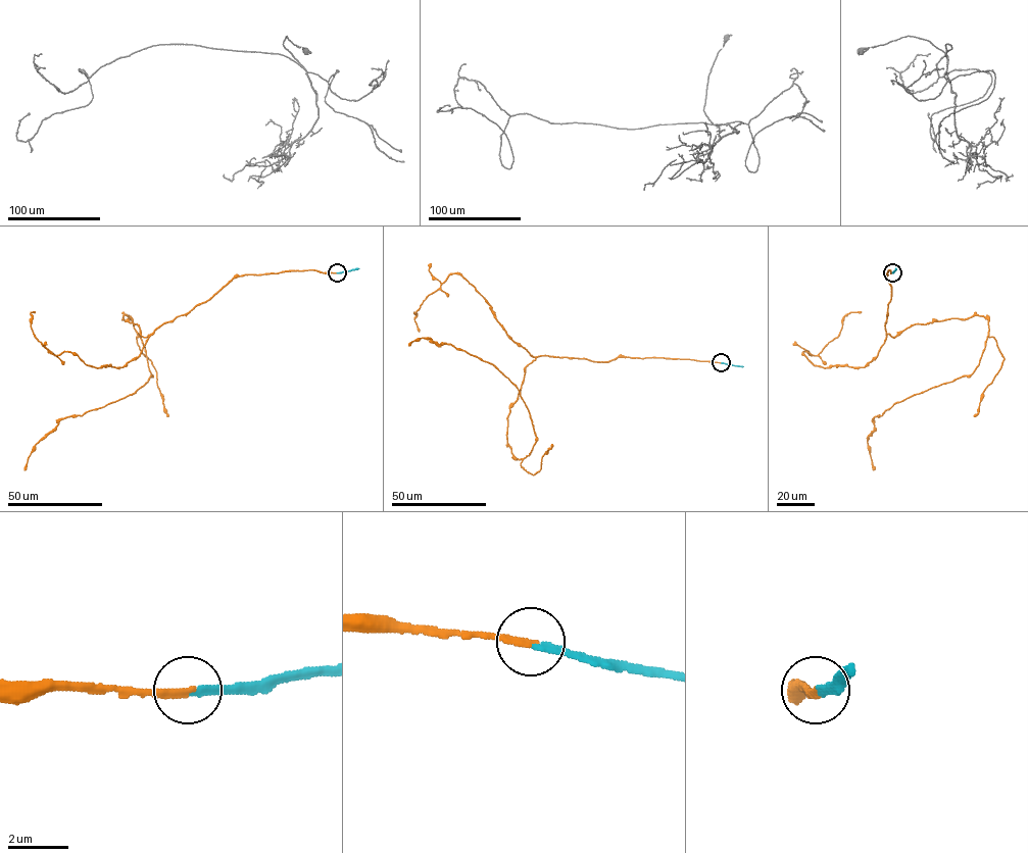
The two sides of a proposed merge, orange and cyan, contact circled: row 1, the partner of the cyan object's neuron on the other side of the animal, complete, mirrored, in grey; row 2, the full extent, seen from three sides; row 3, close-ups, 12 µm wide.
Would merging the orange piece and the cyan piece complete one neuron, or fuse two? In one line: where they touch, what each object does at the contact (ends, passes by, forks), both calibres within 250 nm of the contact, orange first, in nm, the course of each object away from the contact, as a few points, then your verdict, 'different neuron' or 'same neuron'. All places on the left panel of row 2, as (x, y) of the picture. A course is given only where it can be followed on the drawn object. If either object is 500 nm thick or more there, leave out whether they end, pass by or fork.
at (337, 272); orange ends there; cyan ends there; 240 nm thick on the orange side, 220 nm on the other; orange runs (337, 272), (236, 277), (147, 337), (125, 314), (151, 375), (133, 394), (60, 418), (23, 469); cyan runs (337, 272), (359, 268); same neuron

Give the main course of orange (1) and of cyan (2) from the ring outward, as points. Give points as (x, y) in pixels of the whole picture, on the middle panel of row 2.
1: (721, 362), (537, 356), (507, 417), (518, 459), (536, 442), (518, 388), (450, 345), (408, 344)
2: (721, 362), (743, 366)

